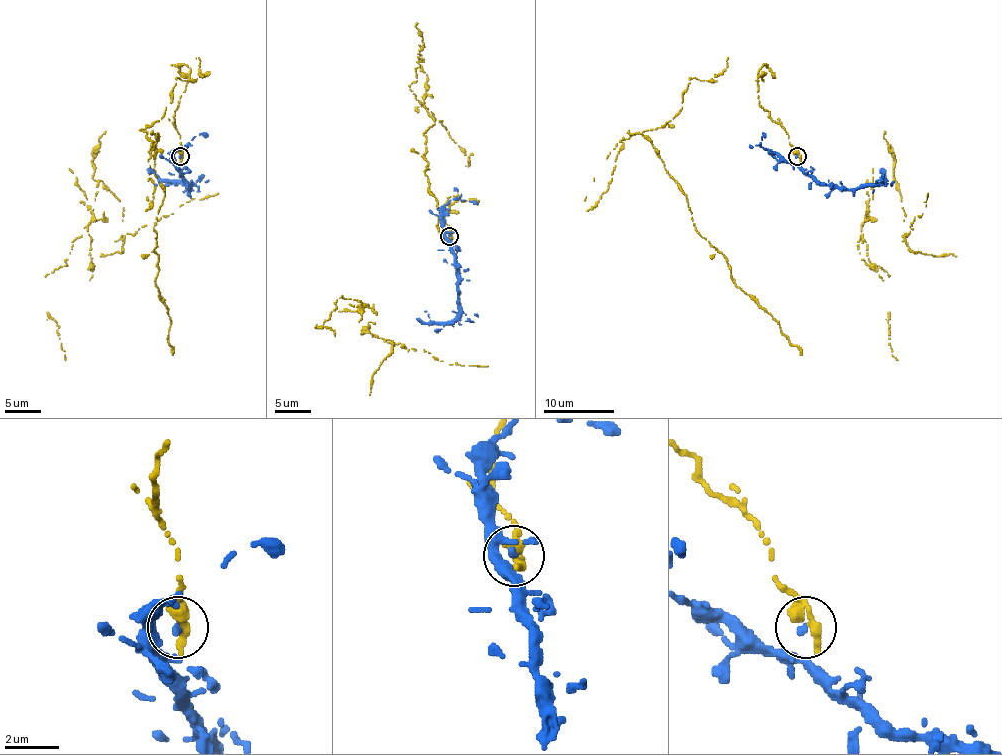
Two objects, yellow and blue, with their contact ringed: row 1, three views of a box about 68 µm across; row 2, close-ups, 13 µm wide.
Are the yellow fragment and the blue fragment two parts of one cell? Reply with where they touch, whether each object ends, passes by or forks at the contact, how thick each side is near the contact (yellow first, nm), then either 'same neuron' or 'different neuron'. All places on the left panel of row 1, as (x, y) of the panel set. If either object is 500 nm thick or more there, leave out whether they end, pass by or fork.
at (180, 156); yellow ends there; blue ends there; 360 nm thick on the yellow side, 200 nm on the other; different neuron

